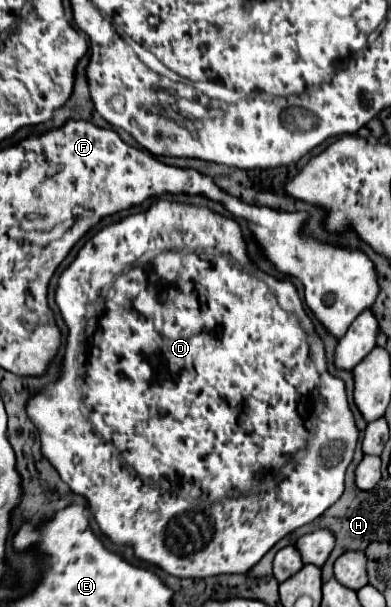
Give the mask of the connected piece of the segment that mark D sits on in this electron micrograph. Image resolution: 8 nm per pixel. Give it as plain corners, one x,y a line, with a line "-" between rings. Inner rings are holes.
156,201
156,203
154,203
154,205
152,205
152,207
150,207
150,209
148,209
148,211
144,211
144,213
136,213
136,215
128,215
128,217
126,217
126,219
122,219
122,221
118,221
118,223
112,223
112,225
108,225
108,227
104,227
104,229
102,229
102,231
98,231
98,233
96,233
96,235
94,235
94,237
92,237
92,239
90,239
90,241
88,241
88,243
86,243
86,245
84,245
84,247
82,247
82,249
80,249
80,251
78,251
78,255
76,255
76,259
74,259
74,261
72,261
72,263
70,263
70,267
68,267
68,269
66,269
66,271
64,271
64,273
62,273
62,275
60,275
60,281
58,281
58,289
56,289
56,303
58,303
58,307
60,307
60,313
62,313
62,317
64,317
64,321
66,321
66,325
68,325
68,331
69,331
69,332
68,332
68,345
66,345
66,357
64,357
64,373
62,373
62,377
60,377
60,379
58,379
58,381
56,381
56,383
52,383
52,385
48,385
48,389
46,389
46,391
44,391
44,393
38,393
38,395
34,395
34,397
30,397
30,401
28,401
28,407
26,407
26,409
28,409
28,417
30,417
30,421
32,421
32,423
34,423
34,425
36,425
36,429
38,429
38,433
40,433
40,441
42,441
42,453
44,453
44,455
46,455
46,459
48,459
48,461
50,461
50,463
52,463
52,465
54,465
54,469
56,469
56,471
58,471
58,473
60,473
60,477
62,477
62,481
64,481
64,483
66,483
66,485
68,485
68,487
70,487
70,489
72,489
72,491
74,491
74,493
80,493
80,495
84,495
84,497
86,497
86,499
88,499
88,503
90,503
90,511
92,511
92,513
94,513
94,517
96,517
96,521
98,521
98,525
100,525
100,529
102,529
102,533
104,533
104,535
108,535
108,537
110,537
110,539
112,539
112,541
114,541
114,543
118,543
118,545
122,545
122,543
128,543
128,545
132,545
132,547
134,547
134,555
136,555
136,557
138,557
138,559
142,559
142,561
148,561
148,563
152,563
152,565
158,565
158,567
160,567
160,569
164,569
164,571
166,571
166,573
170,573
170,575
174,575
174,577
198,577
198,579
204,579
204,577
212,577
212,575
226,575
226,573
246,573
246,571
248,571
248,569
250,569
250,567
254,567
254,565
256,565
256,563
258,563
258,561
260,561
260,559
262,559
262,557
264,557
264,555
266,555
266,553
268,553
268,551
270,551
270,549
272,549
272,547
274,547
274,545
276,545
276,543
278,543
278,541
280,541
280,539
282,539
282,537
286,537
286,535
288,535
288,533
292,533
292,531
294,531
294,529
298,529
298,527
302,527
302,525
306,525
306,523
310,523
310,521
314,521
314,519
316,519
316,517
320,517
320,515
322,515
322,513
324,513
324,511
326,511
326,509
328,509
328,507
332,507
332,505
334,505
334,503
336,503
336,501
338,501
338,499
340,499
340,495
342,495
342,491
344,491
344,473
346,473
346,467
348,467
348,465
350,465
350,461
352,461
352,455
354,455
354,447
356,447
356,441
358,441
358,429
356,429
356,423
354,423
354,417
352,417
352,411
350,411
350,407
348,407
348,399
346,399
346,389
344,389
344,383
342,383
342,381
340,381
340,379
336,379
336,377
330,377
330,374
329,374
329,373
327,373
327,365
326,365
326,359
325,359
325,355
324,355
324,354
325,354
325,348
324,348
324,344
323,344
323,341
322,341
322,340
319,340
319,341
317,341
317,342
316,342
316,339
320,339
320,338
319,338
319,336
318,336
318,335
317,335
317,334
316,334
316,332
315,332
315,328
314,328
314,323
313,323
313,322
312,322
312,319
310,319
310,318
309,318
309,316
307,316
307,315
306,315
306,314
305,314
305,313
304,313
304,309
302,309
302,303
300,303
300,297
298,297
298,293
296,293
296,287
294,287
294,285
292,285
292,283
290,283
290,281
278,281
278,279
274,279
274,277
266,277
266,273
260,273
260,271
258,271
258,269
256,269
256,267
254,267
254,265
252,265
252,263
250,263
250,259
248,259
248,255
246,255
246,245
244,245
244,239
242,239
242,233
240,233
240,227
238,227
238,223
236,223
236,221
234,221
234,219
226,219
226,217
222,217
222,215
218,215
218,213
212,213
212,211
210,211
210,209
206,209
206,207
192,207
192,205
182,205
182,203
176,203
176,201
-
146,251
154,251
154,253
158,253
158,255
156,255
156,257
154,257
154,259
152,259
152,261
150,261
150,263
148,263
148,265
146,265
146,267
144,267
144,269
142,269
142,267
136,267
136,263
134,263
134,259
138,259
138,255
144,255
144,253
146,253
-
228,255
234,255
234,259
238,259
238,263
242,263
242,267
246,267
246,271
242,271
242,269
238,269
238,267
236,267
236,265
234,265
234,263
232,263
232,261
230,261
230,257
228,257
-
126,267
128,267
128,269
130,269
130,271
128,271
128,273
122,273
122,275
118,275
118,271
124,271
124,269
126,269
-
308,323
309,323
309,324
310,324
310,323
312,323
312,324
313,324
313,328
312,328
312,330
308,330
308,329
305,329
305,326
306,326
306,325
307,325
307,324
308,324
-
310,352
311,352
311,353
312,353
312,355
313,355
313,358
314,358
314,361
315,361
315,364
316,364
316,366
317,366
317,369
318,369
318,371
319,371
319,373
320,373
320,377
321,377
321,380
323,380
323,381
321,381
321,382
322,382
322,384
323,384
323,385
324,385
324,388
320,388
320,391
318,391
318,393
317,393
317,394
319,394
319,397
318,397
318,398
320,398
320,399
321,399
321,400
316,400
316,405
312,405
312,407
313,407
313,408
312,408
312,407
311,407
311,409
312,409
312,410
313,410
313,412
312,412
312,411
311,411
311,415
309,415
309,416
310,416
310,417
311,417
311,418
307,418
307,420
306,420
306,426
307,426
307,428
308,428
308,431
306,431
306,427
304,427
304,417
306,417
306,415
308,415
308,411
310,411
310,407
308,407
308,397
310,397
310,393
312,393
312,391
314,391
314,389
316,389
316,387
318,387
318,381
320,381
320,379
318,379
318,371
316,371
316,367
314,367
314,361
312,361
312,357
310,357
-
292,383
294,383
294,387
296,387
296,389
294,389
294,391
298,391
298,405
296,405
296,407
298,407
298,409
296,409
296,407
294,407
294,403
292,403

